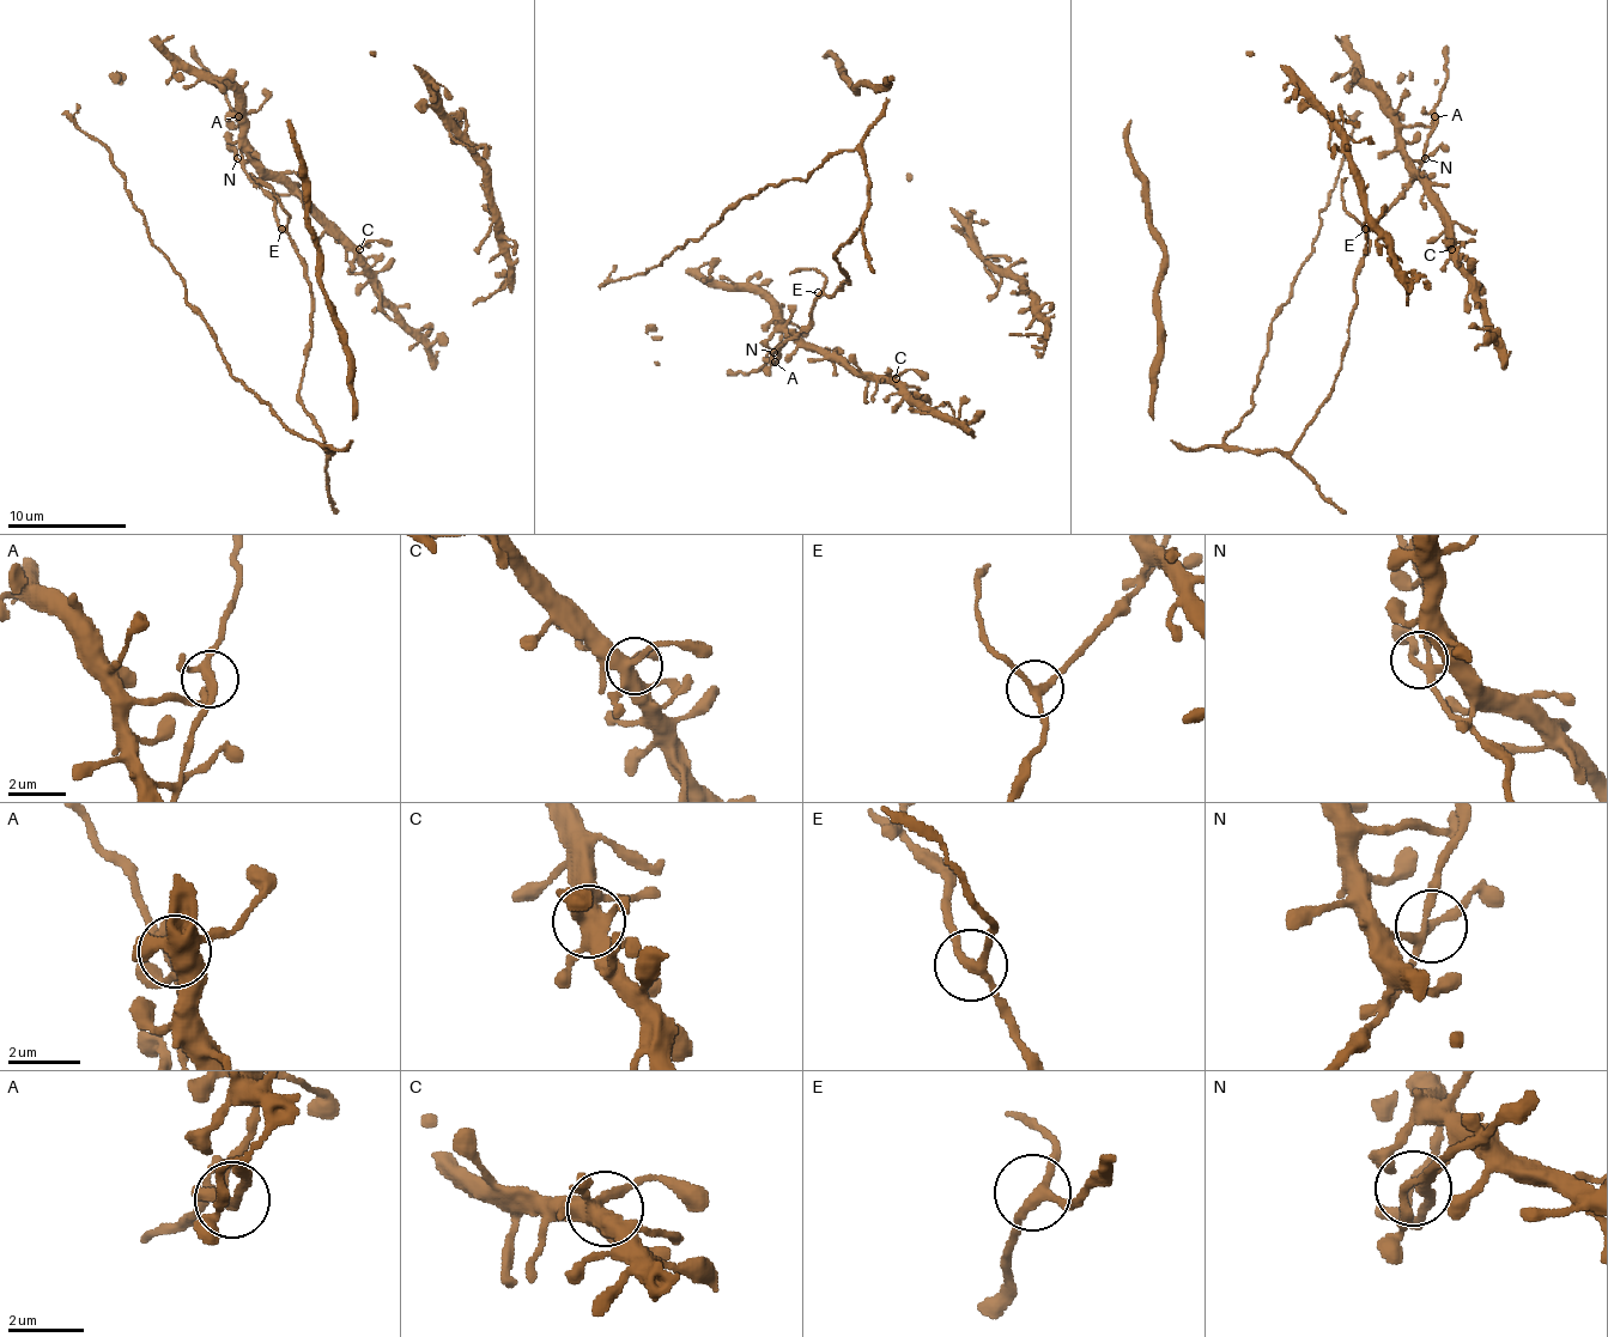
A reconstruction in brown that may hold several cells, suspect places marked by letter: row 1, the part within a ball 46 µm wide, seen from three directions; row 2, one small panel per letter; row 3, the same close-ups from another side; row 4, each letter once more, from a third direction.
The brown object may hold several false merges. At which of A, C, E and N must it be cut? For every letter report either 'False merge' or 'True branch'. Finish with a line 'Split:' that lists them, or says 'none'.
A: True branch
C: True branch
E: True branch
N: True branch
Split: none

